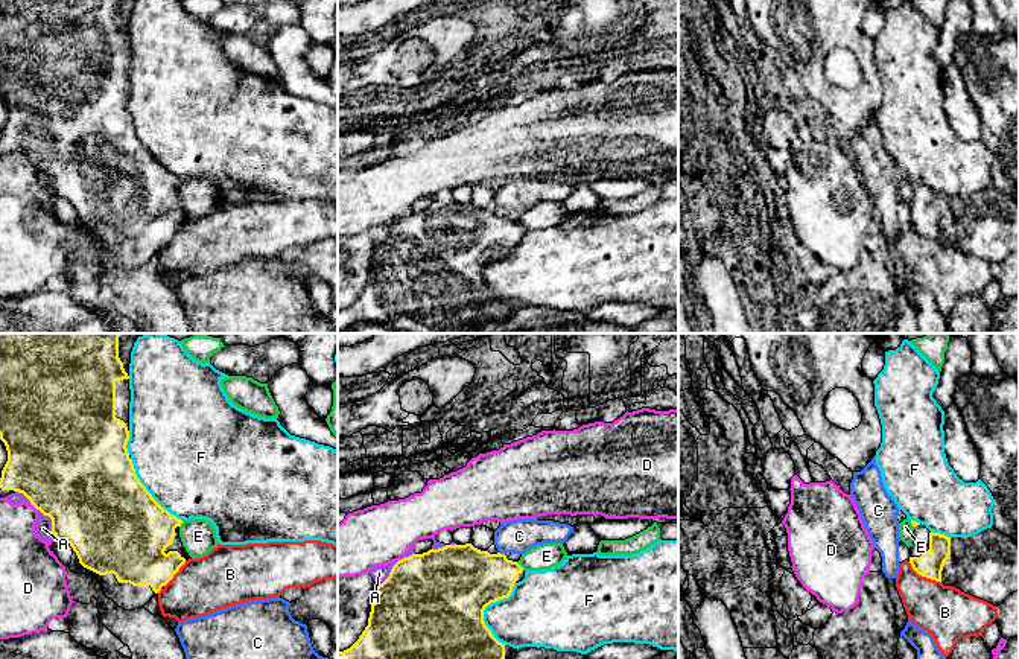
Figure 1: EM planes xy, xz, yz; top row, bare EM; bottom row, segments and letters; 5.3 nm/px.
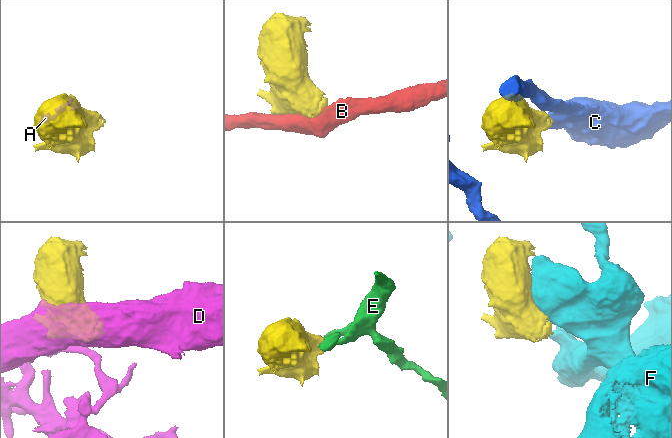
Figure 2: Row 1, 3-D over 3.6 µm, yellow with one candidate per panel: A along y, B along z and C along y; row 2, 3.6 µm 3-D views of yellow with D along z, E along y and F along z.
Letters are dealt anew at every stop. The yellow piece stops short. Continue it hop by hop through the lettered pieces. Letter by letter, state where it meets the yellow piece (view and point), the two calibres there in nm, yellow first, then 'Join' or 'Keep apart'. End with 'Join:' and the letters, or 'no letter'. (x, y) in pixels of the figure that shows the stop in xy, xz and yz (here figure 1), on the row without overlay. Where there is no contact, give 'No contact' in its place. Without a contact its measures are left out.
A: Touches yellow at xy (50, 177). Thickness 500 nm (yellow) against 90 nm. Keep apart
B: Touches yellow at yz (923, 235). Thickness 140 nm (yellow) against 280 nm. Keep apart
C: Touches yellow at xz (502, 213). Thickness 380 nm (yellow) against 180 nm. Keep apart
D: Touches yellow at xy (55, 195). Thickness 460 nm (yellow) against 340 nm. Keep apart
E: Touches yellow at xz (520, 226). Thickness 320 nm (yellow) against 140 nm. Keep apart
F: Touches yellow at xz (484, 268). Thickness 500 nm (yellow) against 320 nm. Keep apart
Join: no letter

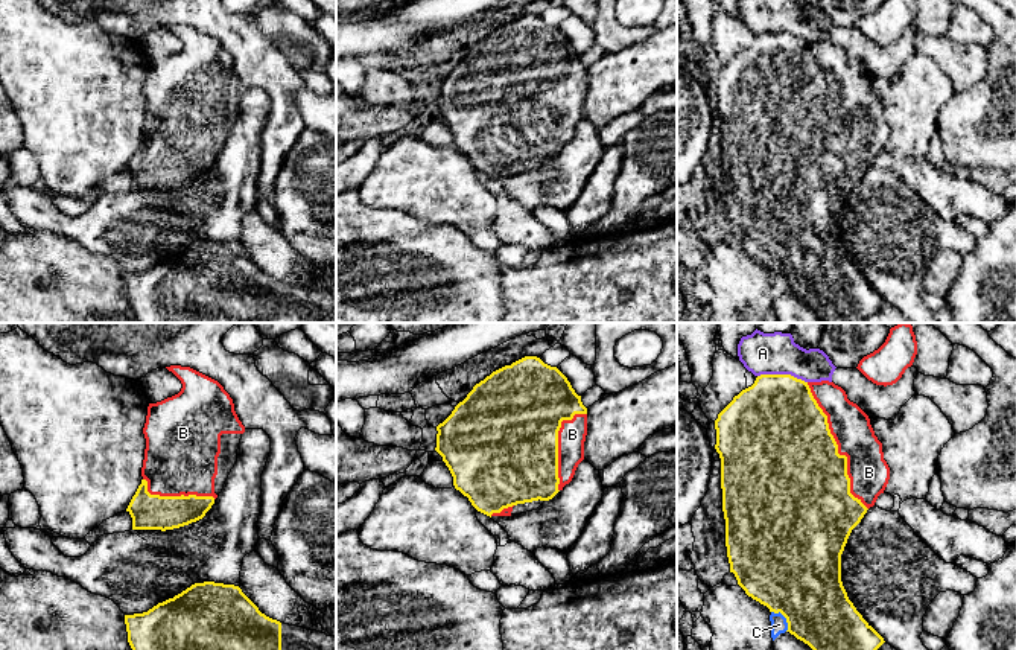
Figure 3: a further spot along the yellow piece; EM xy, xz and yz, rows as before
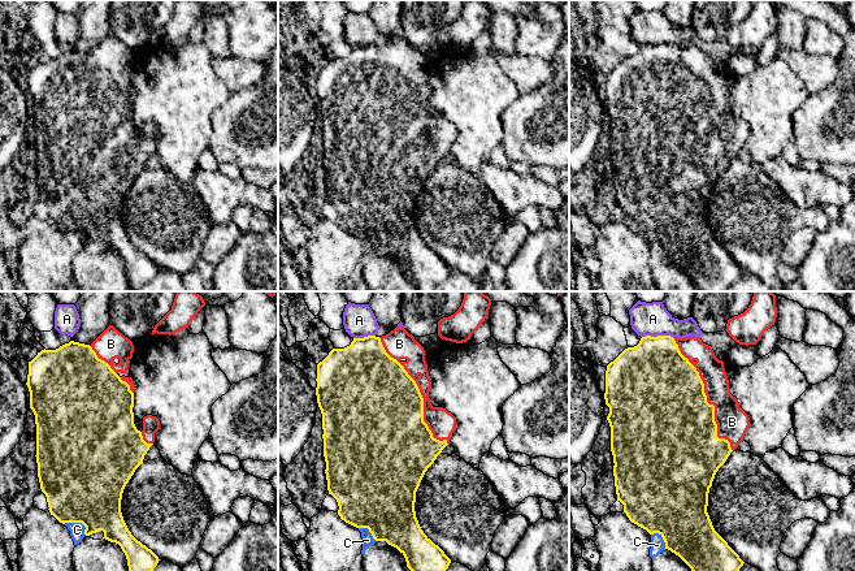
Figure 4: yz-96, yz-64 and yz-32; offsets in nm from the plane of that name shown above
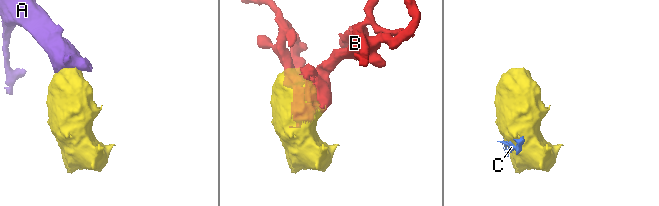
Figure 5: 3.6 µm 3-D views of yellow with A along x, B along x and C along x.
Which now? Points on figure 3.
A: Touches yellow at yz (782, 34). Thickness 460 nm (yellow) against 180 nm. Keep apart
B: Touches yellow at yz (837, 107). Thickness 500 nm (yellow) against 220 nm. Join
C: Touches yellow at yz (785, 276). Thickness 460 nm (yellow) against 90 nm. Keep apart
Join: B

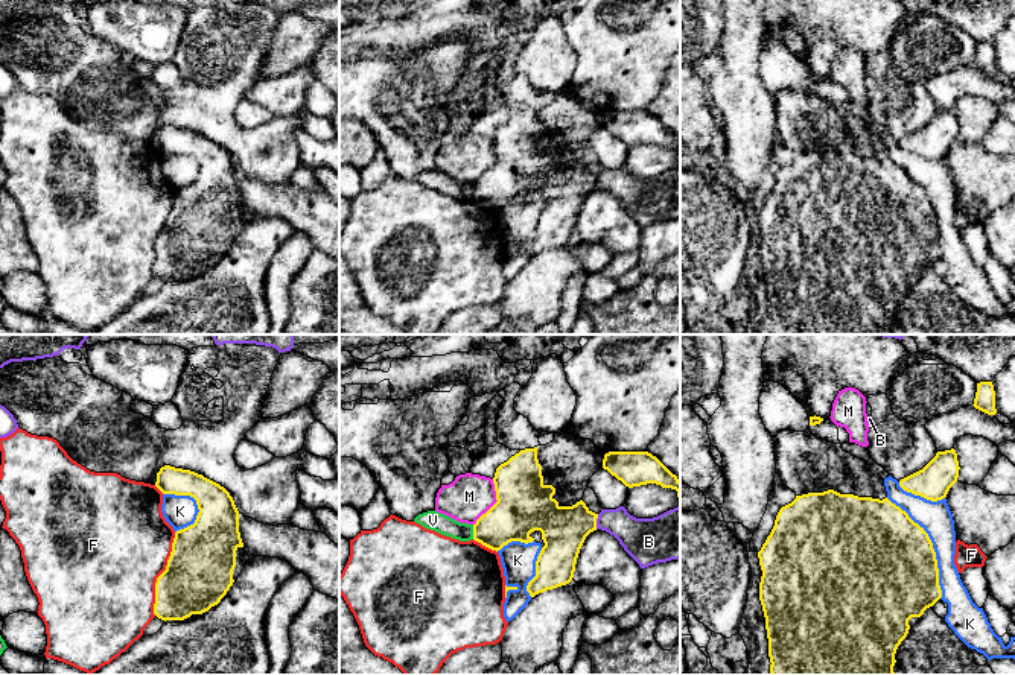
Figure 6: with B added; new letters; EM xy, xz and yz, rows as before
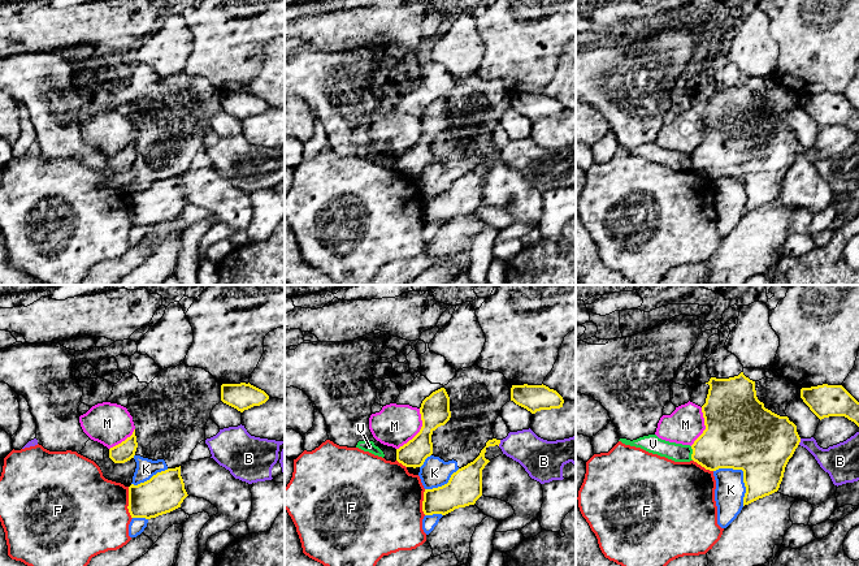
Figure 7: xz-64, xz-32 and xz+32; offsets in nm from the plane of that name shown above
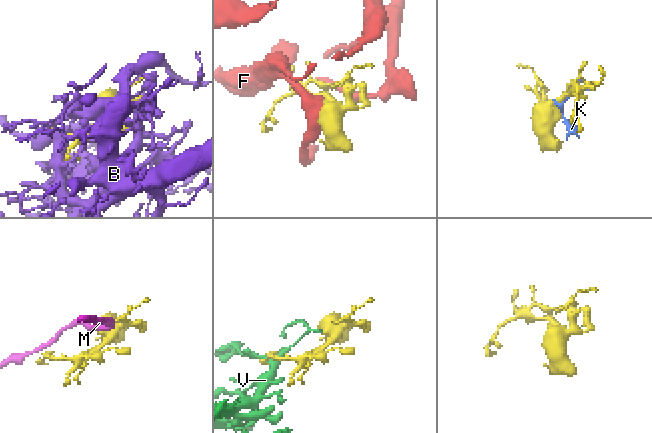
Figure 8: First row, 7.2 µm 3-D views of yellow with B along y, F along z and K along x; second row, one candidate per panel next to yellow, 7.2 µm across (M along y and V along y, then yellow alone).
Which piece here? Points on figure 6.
B: Touches yellow at xz (595, 181). Thickness 240 nm (yellow) against 200 nm. Keep apart
F: Touches yellow at xy (162, 233). Thickness 360 nm (yellow) against 480 nm. Keep apart
K: Touches yellow at yz (932, 205). Thickness 500 nm (yellow) against 170 nm. Keep apart
M: Touches yellow at xz (496, 161). Thickness 300 nm (yellow) against 240 nm. Keep apart
V: Touches yellow at xz (474, 192). Thickness 240 nm (yellow) against 100 nm. Keep apart
Join: no letter

